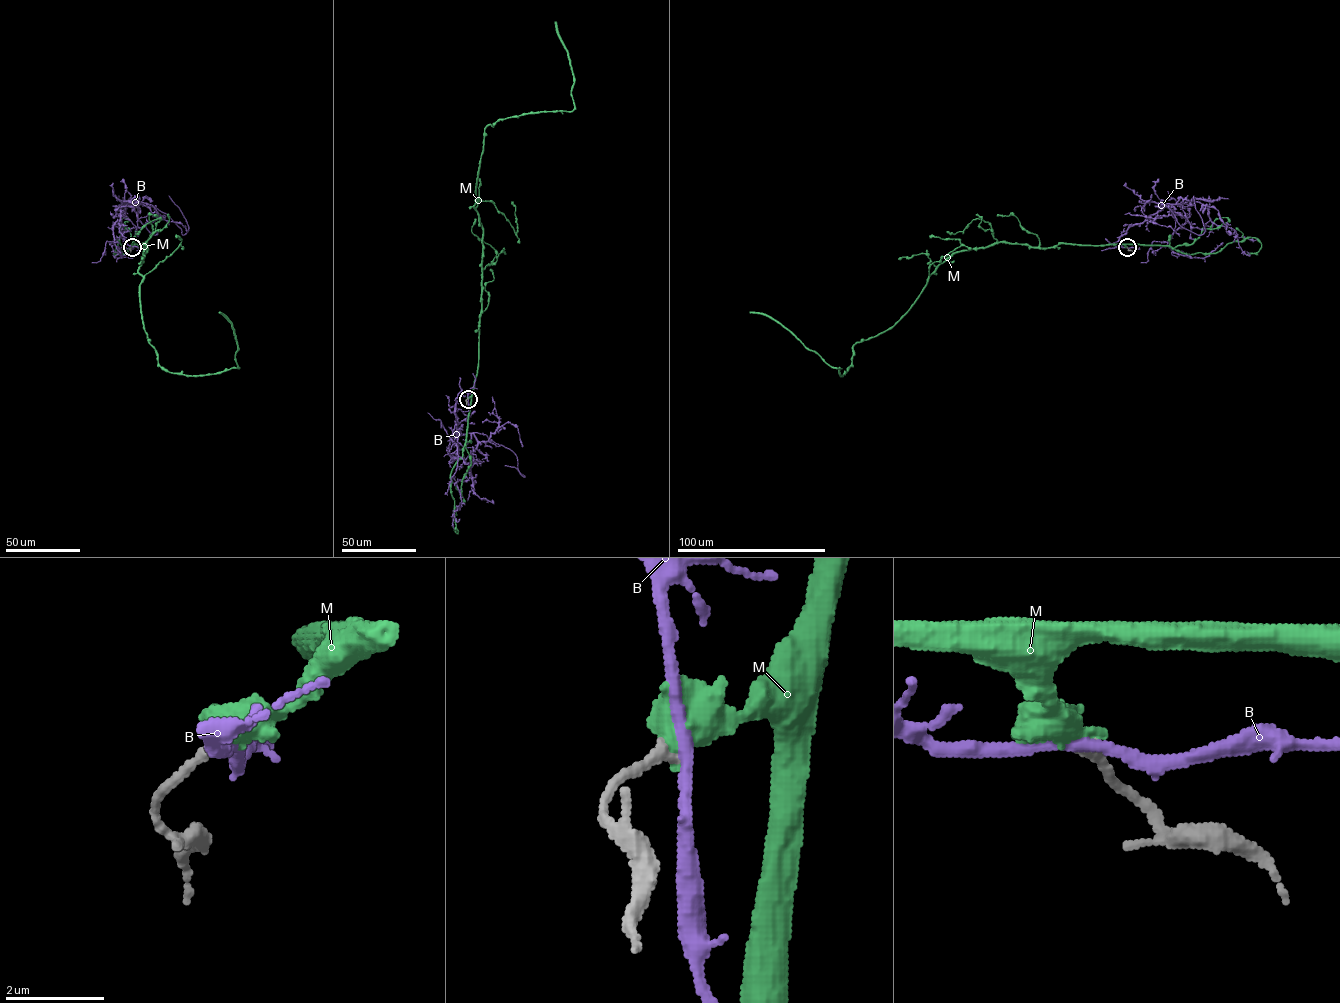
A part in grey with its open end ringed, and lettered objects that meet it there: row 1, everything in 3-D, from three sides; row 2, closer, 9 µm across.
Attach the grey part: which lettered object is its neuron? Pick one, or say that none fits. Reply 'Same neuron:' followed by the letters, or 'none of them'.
Same neuron: none of them

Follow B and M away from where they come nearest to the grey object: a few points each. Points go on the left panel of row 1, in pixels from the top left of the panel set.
B: (131, 247), (118, 223), (126, 201), (141, 204), (134, 199), (120, 220), (125, 228), (118, 253), (123, 252)
M: (131, 247), (146, 242), (138, 271), (140, 312), (161, 367), (189, 375), (238, 367), (232, 324), (218, 312)

